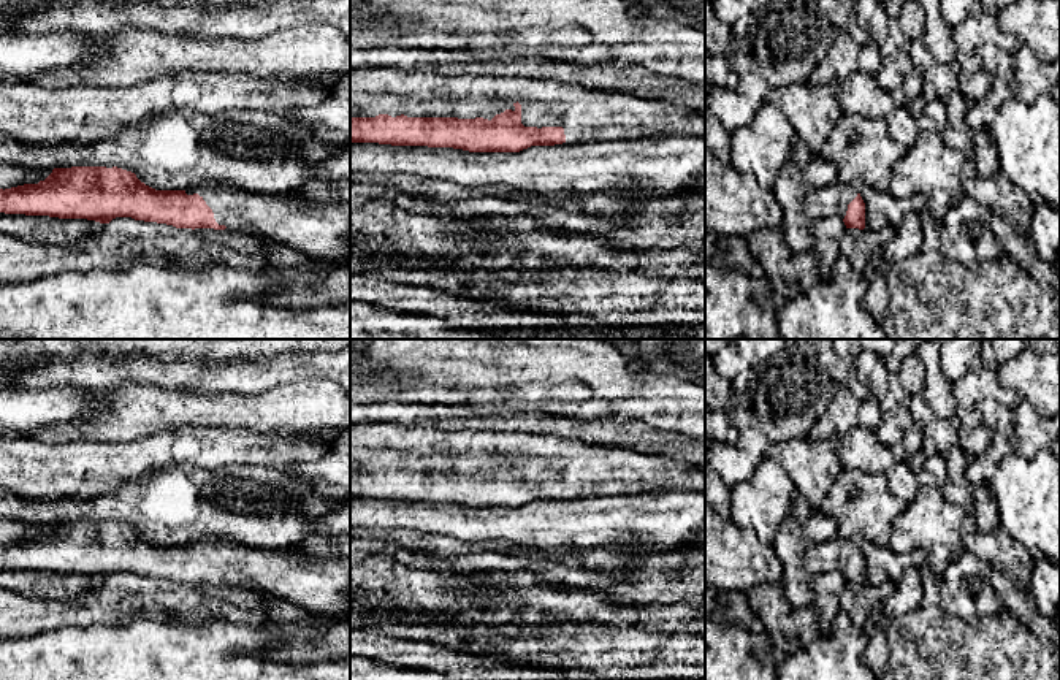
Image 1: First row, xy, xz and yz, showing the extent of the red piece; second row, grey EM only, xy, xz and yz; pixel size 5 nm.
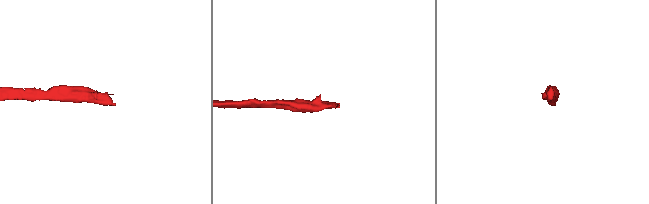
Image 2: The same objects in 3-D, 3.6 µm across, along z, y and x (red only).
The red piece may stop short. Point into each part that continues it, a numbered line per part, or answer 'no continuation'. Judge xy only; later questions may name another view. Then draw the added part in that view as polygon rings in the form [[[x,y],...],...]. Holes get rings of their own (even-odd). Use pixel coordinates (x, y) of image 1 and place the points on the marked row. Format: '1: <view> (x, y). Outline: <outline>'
1: xy (322, 230). Outline: [[[198,185],[185,190],[198,193],[212,209],[219,225],[285,244],[298,252],[333,262],[350,258],[350,201],[309,201],[293,192],[282,195],[252,195],[228,187]]]

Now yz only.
1: yz (832, 200). Outline: [[[837,181],[826,187],[810,190],[803,203],[803,211],[811,220],[830,216],[845,219],[848,204],[857,193],[857,185],[846,185]]]

